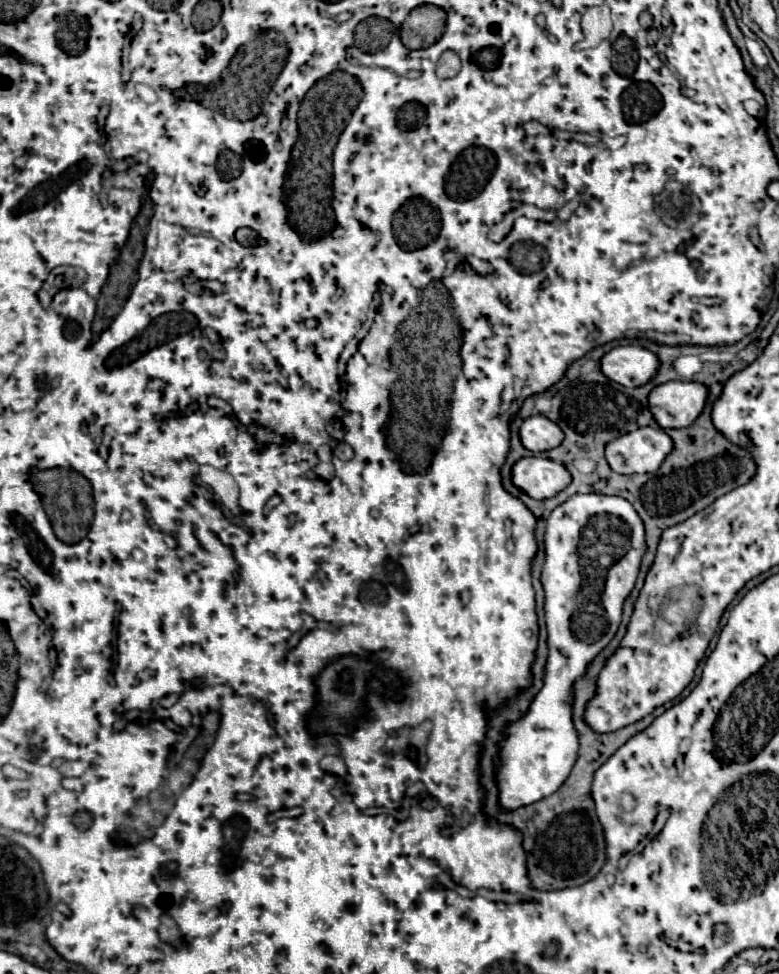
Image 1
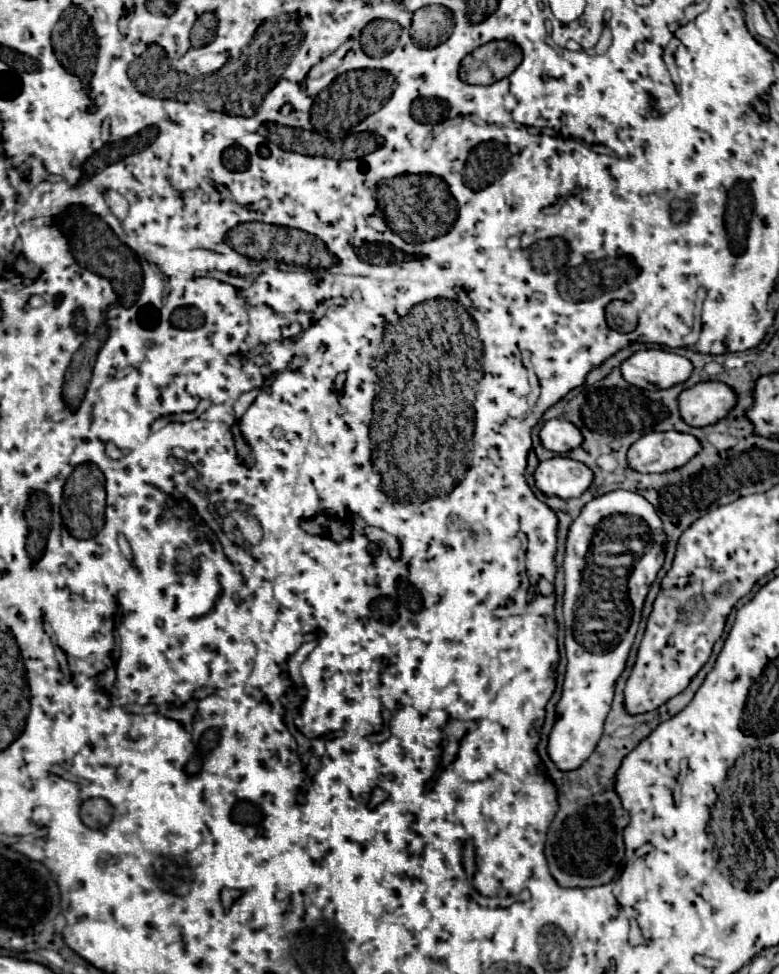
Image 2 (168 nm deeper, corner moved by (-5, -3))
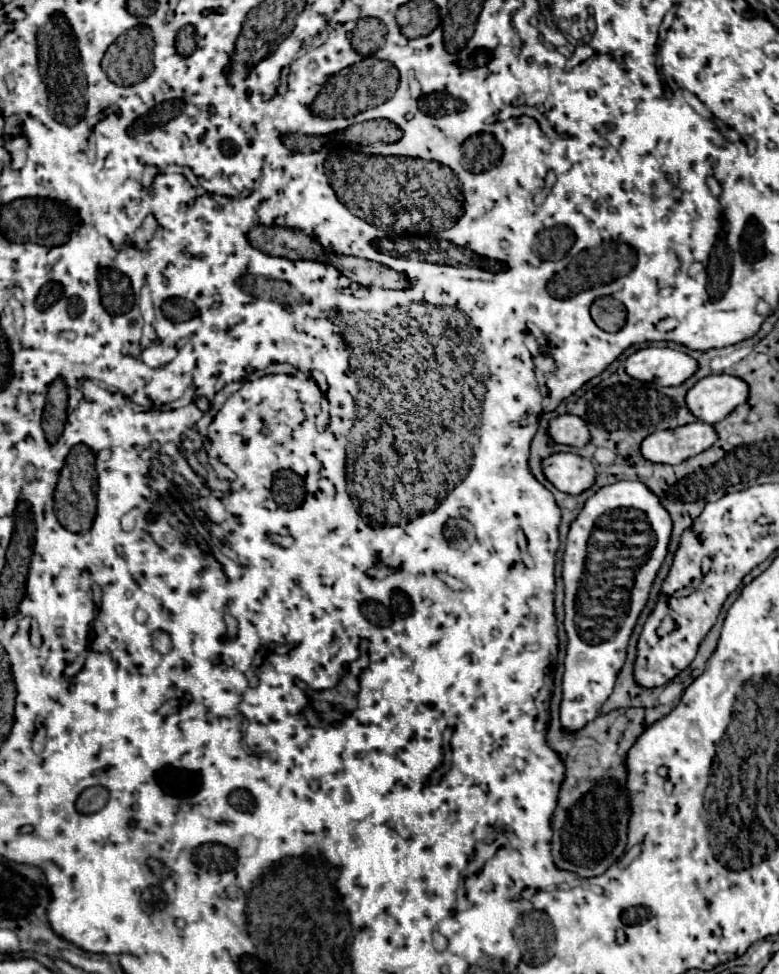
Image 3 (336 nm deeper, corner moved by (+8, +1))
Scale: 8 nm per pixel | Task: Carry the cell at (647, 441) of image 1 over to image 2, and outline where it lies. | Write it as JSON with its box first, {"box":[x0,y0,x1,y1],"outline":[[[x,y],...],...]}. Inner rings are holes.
{"box":[628,431,700,473],"outline":[[[660,431],[640,437],[628,449],[628,463],[638,473],[666,473],[682,467],[700,451],[700,443],[686,433]]]}

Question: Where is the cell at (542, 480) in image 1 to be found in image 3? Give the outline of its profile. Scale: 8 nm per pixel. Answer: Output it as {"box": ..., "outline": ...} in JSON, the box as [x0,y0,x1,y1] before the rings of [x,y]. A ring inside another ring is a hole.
{"box":[543,453,595,495],"outline":[[[555,453],[543,461],[547,479],[563,493],[579,495],[595,483],[595,467],[589,459],[575,453]]]}

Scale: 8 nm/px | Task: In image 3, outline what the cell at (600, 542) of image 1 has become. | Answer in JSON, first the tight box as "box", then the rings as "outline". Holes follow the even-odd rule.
{"box":[561,481,673,731],"outline":[[[617,481],[613,485],[601,487],[591,499],[587,499],[583,511],[571,525],[563,557],[565,631],[569,637],[565,675],[563,675],[563,701],[561,701],[561,725],[565,731],[579,731],[581,727],[585,727],[587,721],[593,721],[599,715],[599,707],[611,695],[615,679],[625,663],[627,645],[633,627],[637,623],[637,617],[641,609],[647,605],[655,575],[665,561],[671,529],[673,521],[669,511],[661,505],[659,497],[641,481]]]}

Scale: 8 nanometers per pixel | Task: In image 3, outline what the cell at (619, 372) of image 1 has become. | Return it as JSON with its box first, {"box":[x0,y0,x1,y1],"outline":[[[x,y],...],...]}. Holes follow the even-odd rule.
{"box":[625,347,699,387],"outline":[[[669,347],[639,349],[625,361],[625,371],[633,375],[633,379],[661,383],[663,387],[677,387],[685,383],[697,367],[699,365],[691,355]]]}

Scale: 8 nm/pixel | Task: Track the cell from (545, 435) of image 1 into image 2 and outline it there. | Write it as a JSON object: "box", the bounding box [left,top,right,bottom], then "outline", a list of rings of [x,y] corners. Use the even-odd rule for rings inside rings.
{"box":[540,419,582,453],"outline":[[[550,419],[540,429],[542,447],[556,453],[568,453],[582,443],[582,433],[566,419]]]}

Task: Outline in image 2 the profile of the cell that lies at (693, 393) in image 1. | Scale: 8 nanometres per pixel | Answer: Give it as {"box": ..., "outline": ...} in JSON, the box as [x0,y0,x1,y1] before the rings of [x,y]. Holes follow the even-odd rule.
{"box":[678,381,734,427],"outline":[[[700,381],[678,395],[680,417],[690,427],[706,427],[734,407],[734,391],[720,381]]]}

